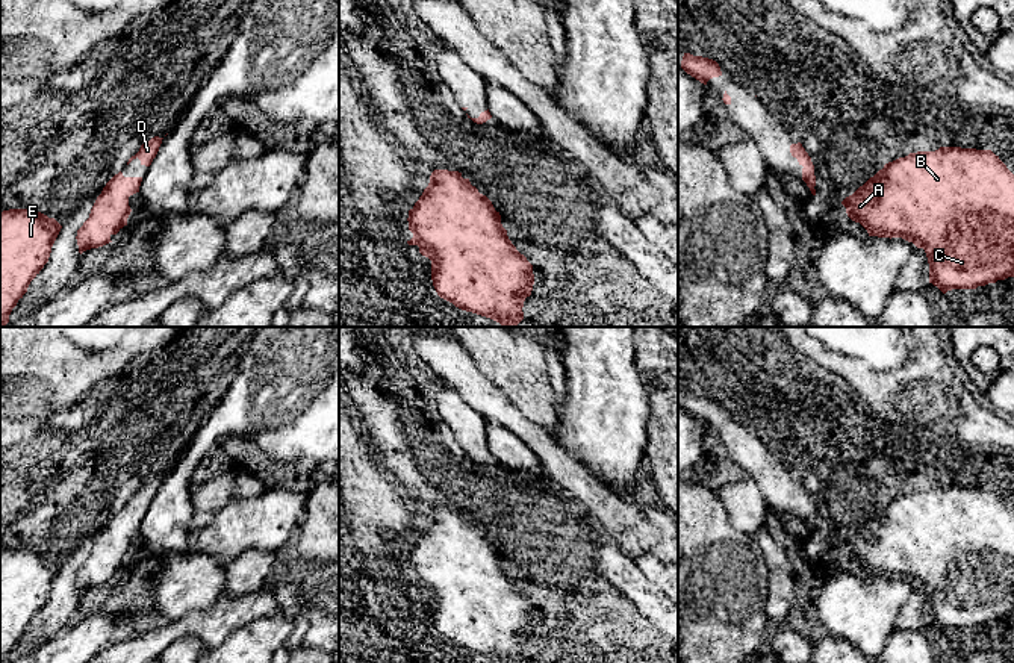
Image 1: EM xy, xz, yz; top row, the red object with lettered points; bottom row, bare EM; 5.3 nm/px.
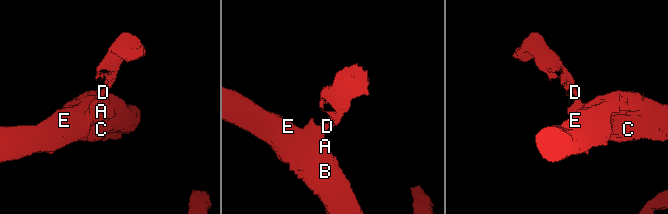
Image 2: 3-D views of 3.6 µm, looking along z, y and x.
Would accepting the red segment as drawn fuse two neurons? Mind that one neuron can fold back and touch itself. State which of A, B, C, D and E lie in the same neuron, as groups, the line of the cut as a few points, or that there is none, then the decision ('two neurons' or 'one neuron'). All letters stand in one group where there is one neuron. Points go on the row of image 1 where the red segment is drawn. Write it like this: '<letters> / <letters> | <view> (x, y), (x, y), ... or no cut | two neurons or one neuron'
A B C D E | no cut | one neuron

